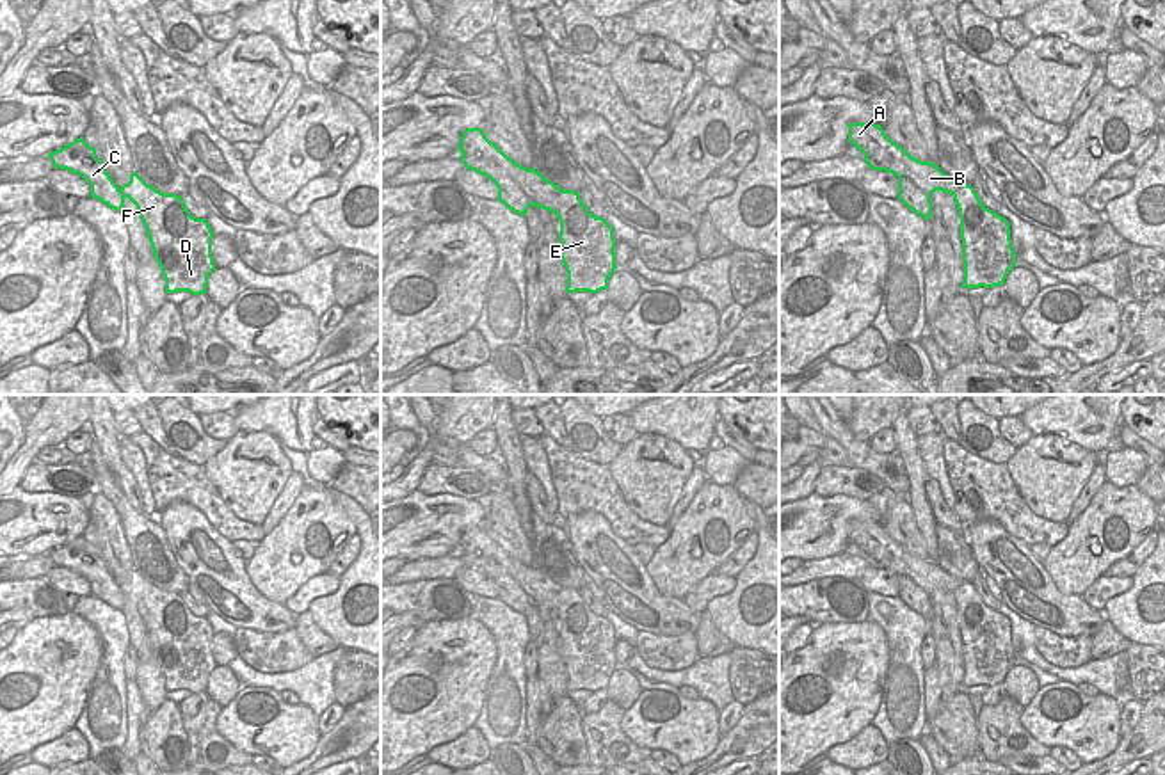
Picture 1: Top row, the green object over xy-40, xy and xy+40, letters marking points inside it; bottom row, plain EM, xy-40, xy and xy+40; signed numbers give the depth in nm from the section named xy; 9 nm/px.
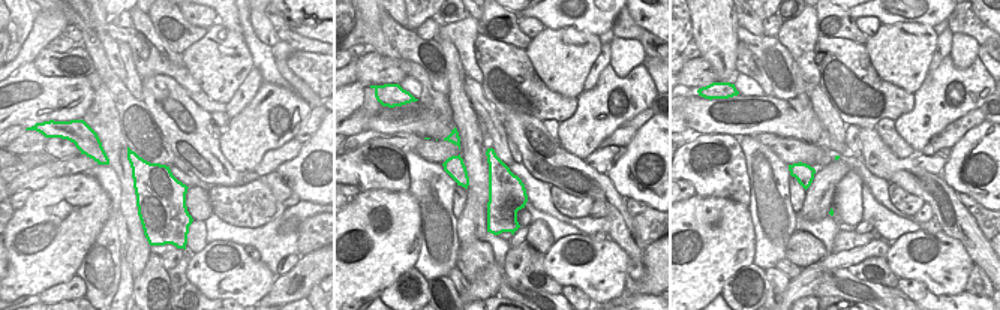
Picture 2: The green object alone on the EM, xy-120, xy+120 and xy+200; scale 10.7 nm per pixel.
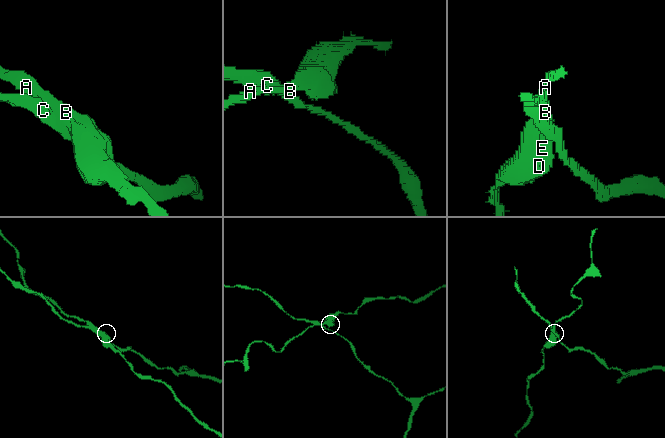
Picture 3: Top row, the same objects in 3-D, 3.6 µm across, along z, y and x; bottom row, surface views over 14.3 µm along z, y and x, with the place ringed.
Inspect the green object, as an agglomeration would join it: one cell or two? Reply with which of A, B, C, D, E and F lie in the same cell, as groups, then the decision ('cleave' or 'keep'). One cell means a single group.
A B D E F / C | cleave

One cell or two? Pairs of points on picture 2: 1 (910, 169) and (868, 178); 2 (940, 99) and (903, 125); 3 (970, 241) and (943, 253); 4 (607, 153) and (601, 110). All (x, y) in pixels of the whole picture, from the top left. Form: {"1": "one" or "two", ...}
{"1": "two", "2": "one", "3": "two", "4": "two"}

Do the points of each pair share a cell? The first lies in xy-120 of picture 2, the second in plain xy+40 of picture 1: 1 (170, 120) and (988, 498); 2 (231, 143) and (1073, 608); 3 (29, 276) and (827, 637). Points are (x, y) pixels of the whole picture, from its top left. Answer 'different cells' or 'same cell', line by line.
1: different cells
2: different cells
3: same cell

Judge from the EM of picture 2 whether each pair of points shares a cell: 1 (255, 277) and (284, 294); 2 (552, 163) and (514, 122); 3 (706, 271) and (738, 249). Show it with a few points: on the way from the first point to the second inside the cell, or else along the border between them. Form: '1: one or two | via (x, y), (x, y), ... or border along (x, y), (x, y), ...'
1: two | border along (276, 277), (266, 294)
2: one | via (549, 153), (525, 131)
3: one | via (714, 264), (730, 249)

